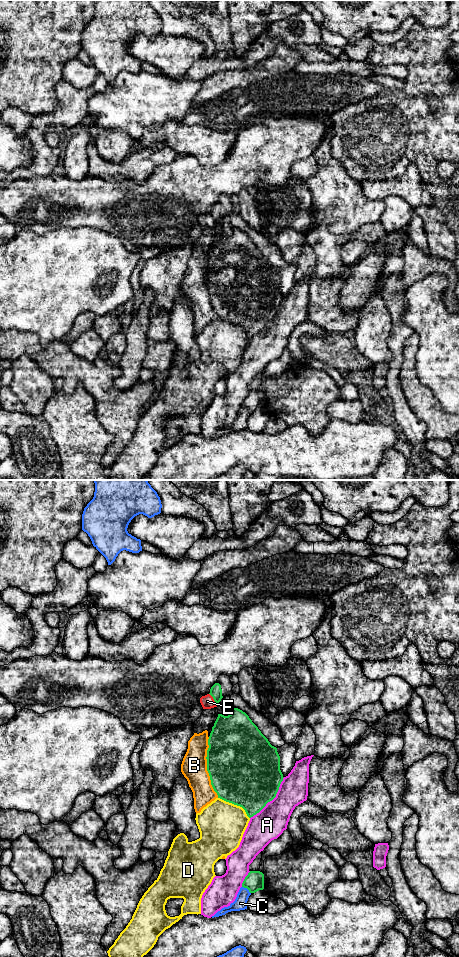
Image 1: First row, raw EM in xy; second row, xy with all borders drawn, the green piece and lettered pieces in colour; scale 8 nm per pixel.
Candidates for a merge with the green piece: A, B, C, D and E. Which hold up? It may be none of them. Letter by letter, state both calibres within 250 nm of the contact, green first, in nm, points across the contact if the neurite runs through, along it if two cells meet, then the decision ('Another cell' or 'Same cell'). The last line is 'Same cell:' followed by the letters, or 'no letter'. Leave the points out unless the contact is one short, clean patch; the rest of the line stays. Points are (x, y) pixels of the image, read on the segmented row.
A: Thickness 500 nm (green) against 260 nm. Another cell
B: Thickness 500 nm (green) against 200 nm. Another cell
C: Thickness 160 nm (green) against 110 nm. Boundary: xy (242, 886), (250, 893). Another cell
D: Thickness 500 nm (green) against 380 nm. Another cell
E: Thickness 100 nm (green) against 110 nm. Boundary: xy (209, 693), (216, 704). Another cell
Same cell: no letter

